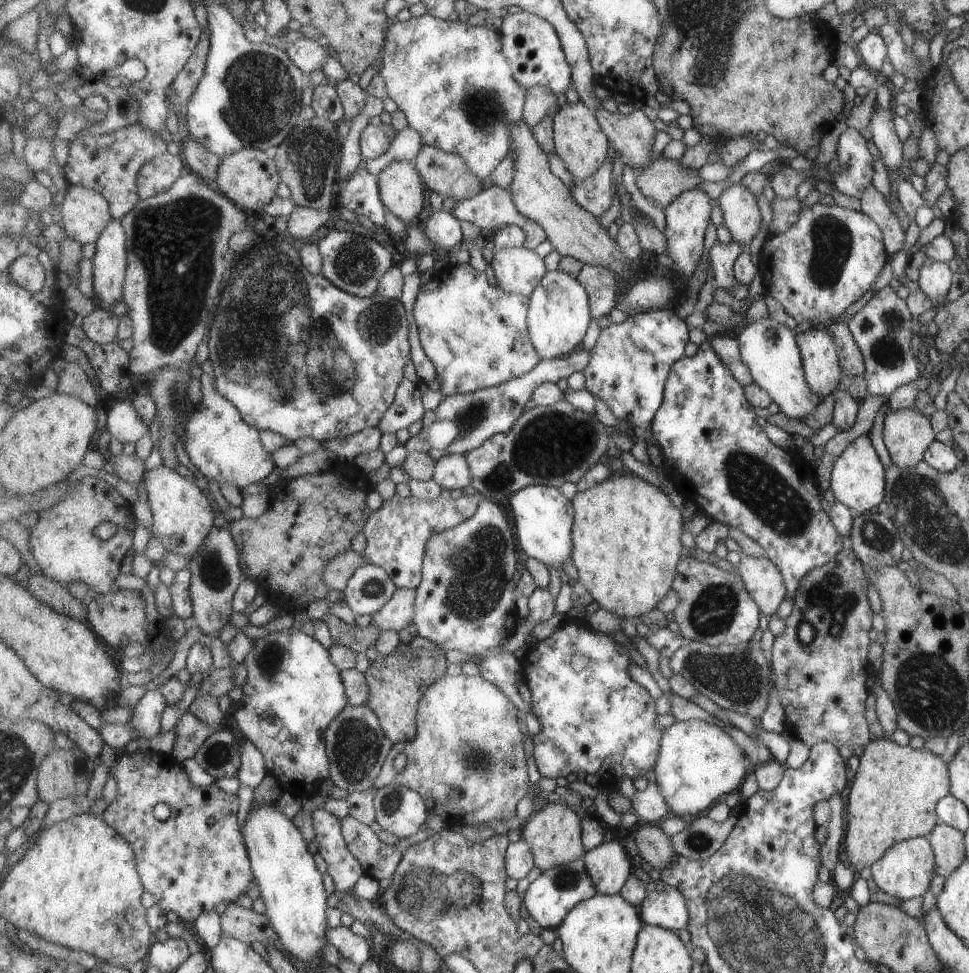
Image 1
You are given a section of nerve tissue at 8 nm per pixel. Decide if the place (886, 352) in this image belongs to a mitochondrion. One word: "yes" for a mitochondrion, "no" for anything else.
yes

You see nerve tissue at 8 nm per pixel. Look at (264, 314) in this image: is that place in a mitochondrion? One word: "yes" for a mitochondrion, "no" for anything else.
no

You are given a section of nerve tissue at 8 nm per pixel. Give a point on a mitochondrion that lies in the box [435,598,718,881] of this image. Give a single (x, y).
(698, 842)

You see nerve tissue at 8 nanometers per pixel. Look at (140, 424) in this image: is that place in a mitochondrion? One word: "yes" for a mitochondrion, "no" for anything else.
no

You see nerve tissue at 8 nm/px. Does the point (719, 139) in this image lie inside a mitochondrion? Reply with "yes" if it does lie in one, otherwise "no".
no

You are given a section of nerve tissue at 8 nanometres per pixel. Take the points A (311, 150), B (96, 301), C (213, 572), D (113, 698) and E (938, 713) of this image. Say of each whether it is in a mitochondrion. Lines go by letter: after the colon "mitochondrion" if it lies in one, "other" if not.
A: mitochondrion
B: other
C: mitochondrion
D: other
E: mitochondrion

